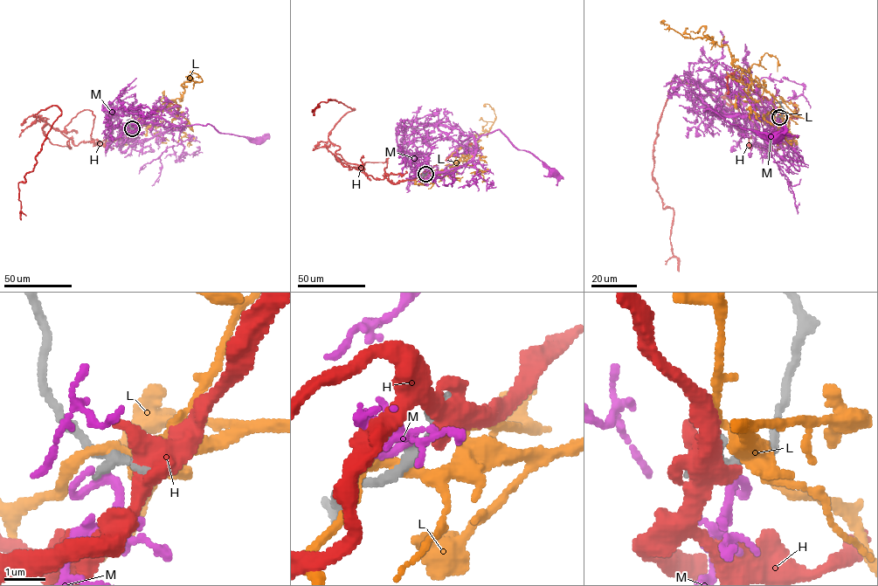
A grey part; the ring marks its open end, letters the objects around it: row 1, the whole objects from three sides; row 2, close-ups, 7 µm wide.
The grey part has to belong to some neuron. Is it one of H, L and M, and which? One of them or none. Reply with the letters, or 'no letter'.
M

